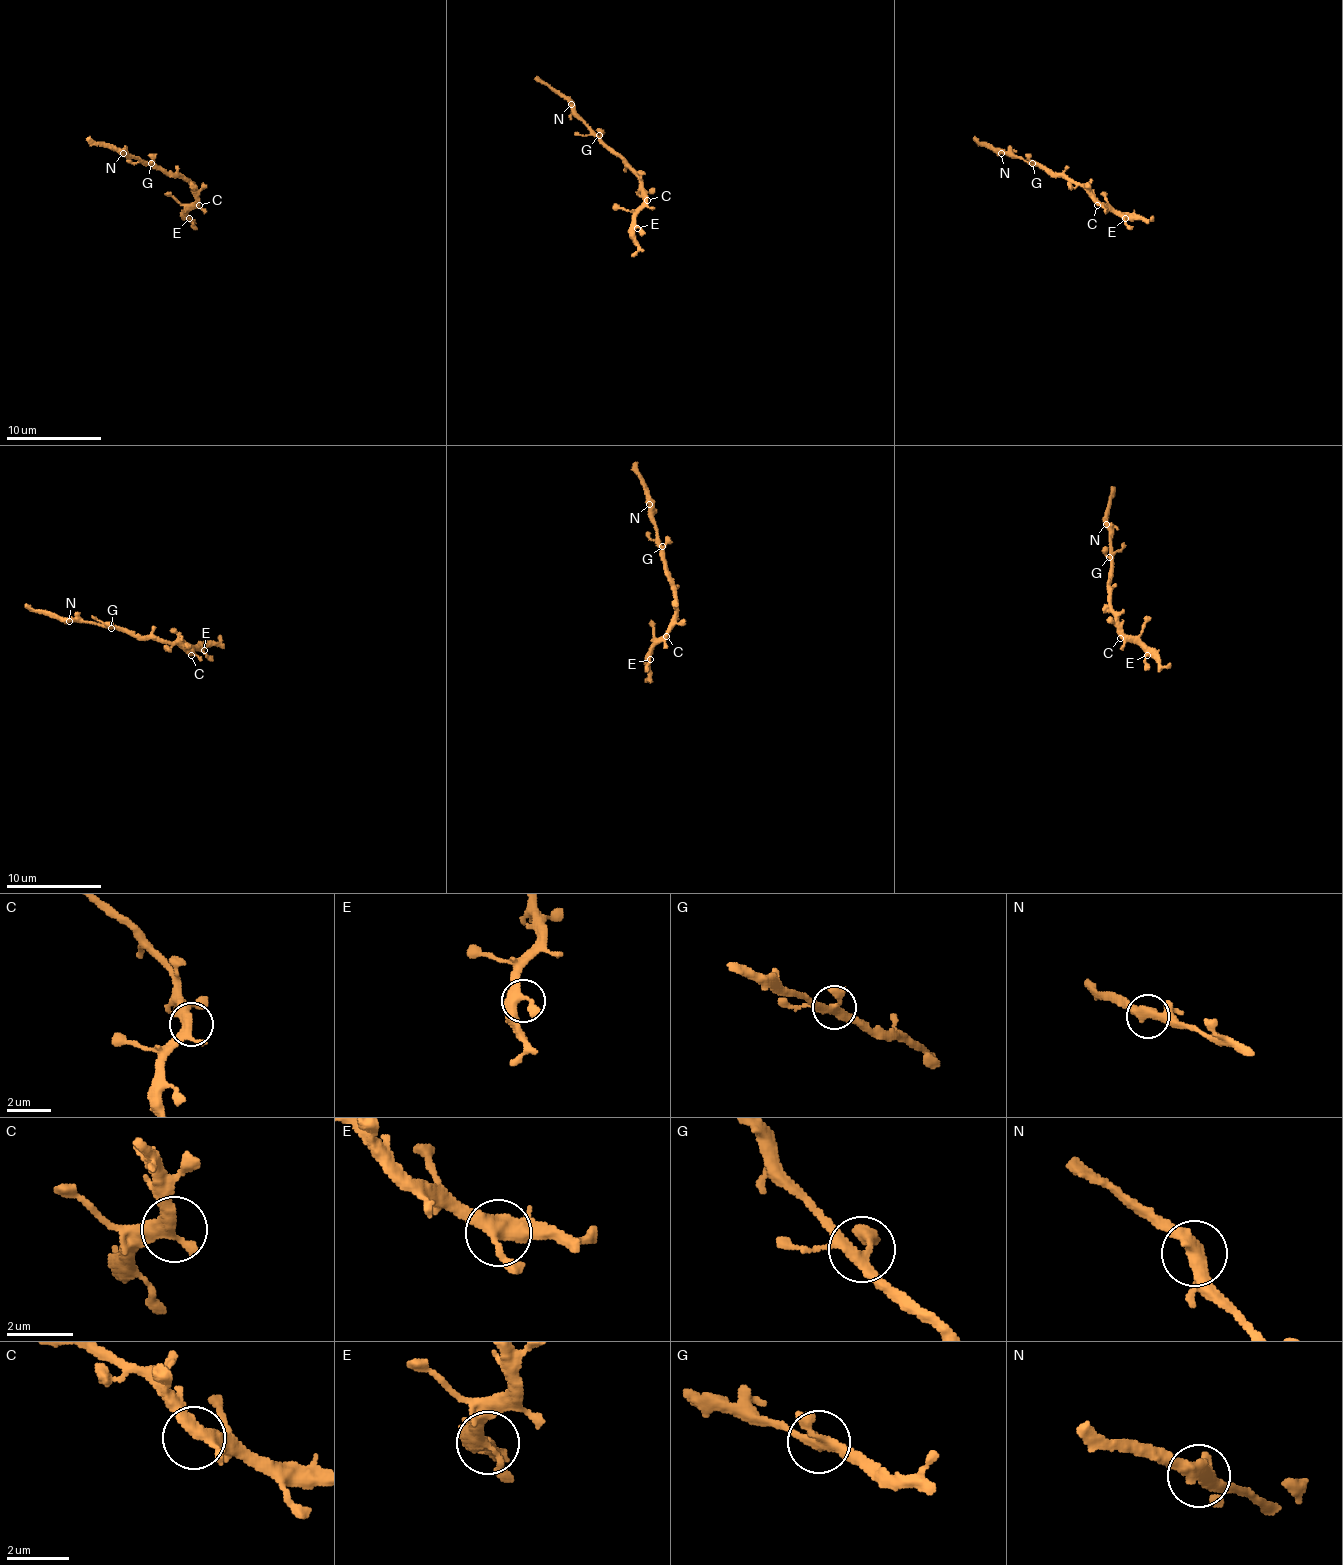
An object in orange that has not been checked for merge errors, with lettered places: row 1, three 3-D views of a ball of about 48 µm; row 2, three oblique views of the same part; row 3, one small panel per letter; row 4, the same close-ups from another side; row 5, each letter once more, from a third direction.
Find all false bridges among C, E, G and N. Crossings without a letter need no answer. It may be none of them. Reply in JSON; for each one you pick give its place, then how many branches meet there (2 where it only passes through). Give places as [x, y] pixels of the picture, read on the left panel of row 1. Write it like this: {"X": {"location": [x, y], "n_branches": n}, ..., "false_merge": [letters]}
{"false_merge": []}

